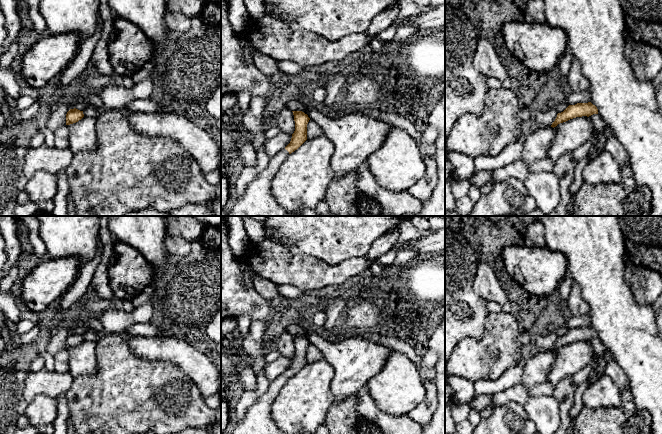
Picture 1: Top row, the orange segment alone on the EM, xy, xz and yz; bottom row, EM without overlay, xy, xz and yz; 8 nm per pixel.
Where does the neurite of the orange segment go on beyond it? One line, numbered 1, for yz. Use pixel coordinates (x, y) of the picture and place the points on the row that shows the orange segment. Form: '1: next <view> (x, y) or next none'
1: next none

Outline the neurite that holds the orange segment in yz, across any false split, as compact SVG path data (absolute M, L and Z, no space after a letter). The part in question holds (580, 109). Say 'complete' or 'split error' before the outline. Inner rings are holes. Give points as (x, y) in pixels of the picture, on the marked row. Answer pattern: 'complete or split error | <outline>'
complete | M591 102L569 105L563 112L557 114L557 117L555 121L552 123L551 127L554 128L558 124L566 122L576 117L589 117L593 114L598 114L598 109Z

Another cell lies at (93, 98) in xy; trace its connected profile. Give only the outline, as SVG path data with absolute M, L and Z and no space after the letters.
M89 92L88 96L84 100L84 103L92 105L98 108L100 111L105 109L104 104L97 92Z

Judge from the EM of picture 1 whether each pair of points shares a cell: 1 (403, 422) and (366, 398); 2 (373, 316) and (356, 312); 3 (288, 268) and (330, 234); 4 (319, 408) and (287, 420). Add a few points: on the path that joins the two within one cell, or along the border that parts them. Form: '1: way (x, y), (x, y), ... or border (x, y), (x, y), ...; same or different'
1: way (393, 422), (384, 421), (371, 408); same
2: way (369, 315), (360, 315); same
3: border (284, 244), (292, 253), (313, 255), (327, 263); different
4: way (311, 408), (299, 408), (295, 412); same

